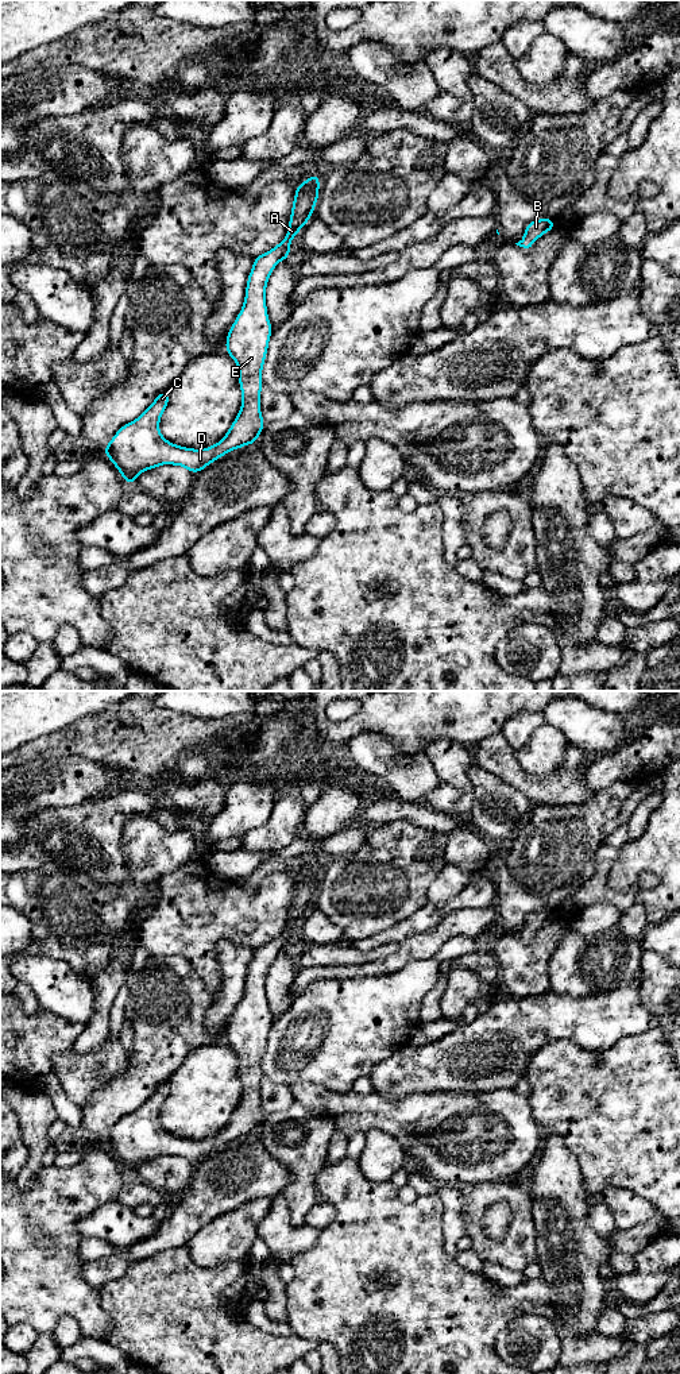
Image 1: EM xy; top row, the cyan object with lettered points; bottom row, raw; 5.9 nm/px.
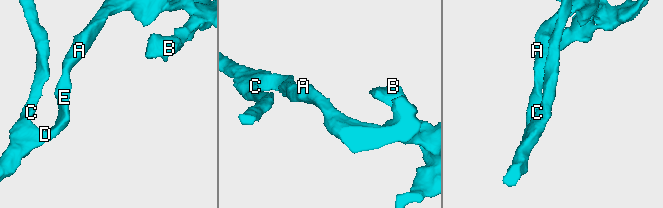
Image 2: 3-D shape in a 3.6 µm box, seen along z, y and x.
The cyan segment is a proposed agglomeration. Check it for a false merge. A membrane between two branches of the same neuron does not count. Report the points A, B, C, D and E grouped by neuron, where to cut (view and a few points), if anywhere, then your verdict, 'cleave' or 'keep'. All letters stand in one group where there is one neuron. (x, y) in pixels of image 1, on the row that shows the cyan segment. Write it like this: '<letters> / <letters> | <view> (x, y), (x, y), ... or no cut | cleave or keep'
A B C D E | no cut | keep

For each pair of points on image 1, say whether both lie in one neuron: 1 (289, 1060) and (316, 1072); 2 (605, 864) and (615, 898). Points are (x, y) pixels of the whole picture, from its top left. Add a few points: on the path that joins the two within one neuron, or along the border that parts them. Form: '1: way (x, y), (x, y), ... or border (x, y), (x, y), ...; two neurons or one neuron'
1: way (296, 1060), (304, 1060), (309, 1065); one neuron
2: way (602, 872), (602, 886), (607, 891); one neuron

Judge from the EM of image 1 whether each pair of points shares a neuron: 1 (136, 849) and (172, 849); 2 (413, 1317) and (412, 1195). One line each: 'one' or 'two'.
1: one
2: two

